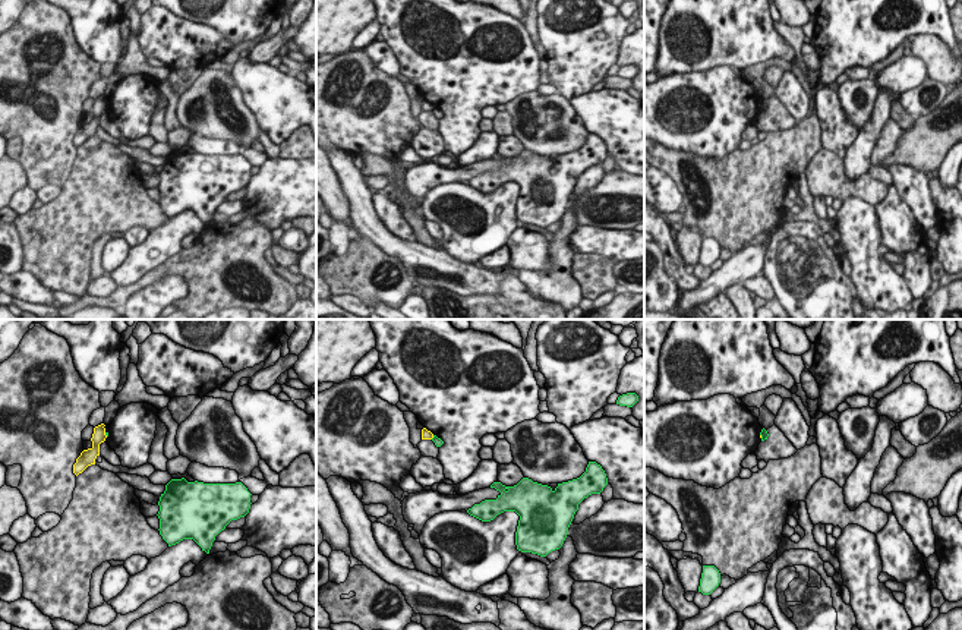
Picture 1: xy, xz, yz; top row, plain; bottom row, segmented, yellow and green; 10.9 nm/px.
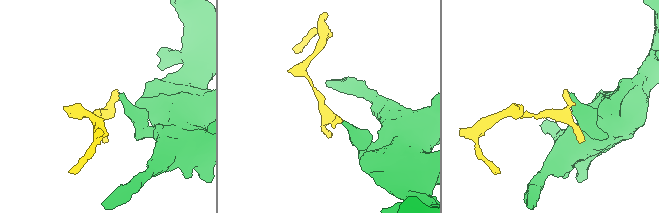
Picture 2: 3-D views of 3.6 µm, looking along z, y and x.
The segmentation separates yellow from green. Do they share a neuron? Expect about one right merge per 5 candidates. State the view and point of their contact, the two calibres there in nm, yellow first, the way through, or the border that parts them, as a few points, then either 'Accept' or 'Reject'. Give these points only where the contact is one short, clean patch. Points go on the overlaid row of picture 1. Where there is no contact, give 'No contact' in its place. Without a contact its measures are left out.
Touches yellow at xy (104, 434). Thickness 140 nm (yellow) against 30 nm. Boundary: xy (104, 432), (107, 435). Reject.

